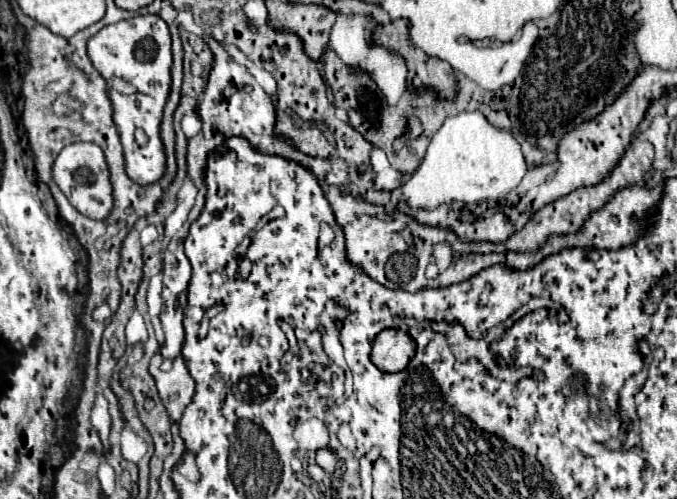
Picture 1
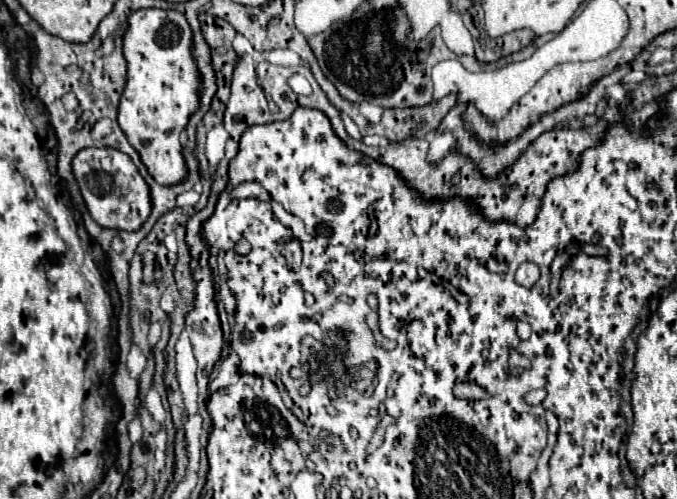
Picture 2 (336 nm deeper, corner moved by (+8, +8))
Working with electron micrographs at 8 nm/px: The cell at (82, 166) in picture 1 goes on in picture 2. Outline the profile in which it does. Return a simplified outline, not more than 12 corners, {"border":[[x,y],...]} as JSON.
{"border":[[85,148],[73,160],[99,226],[135,232],[149,186],[127,154]]}

